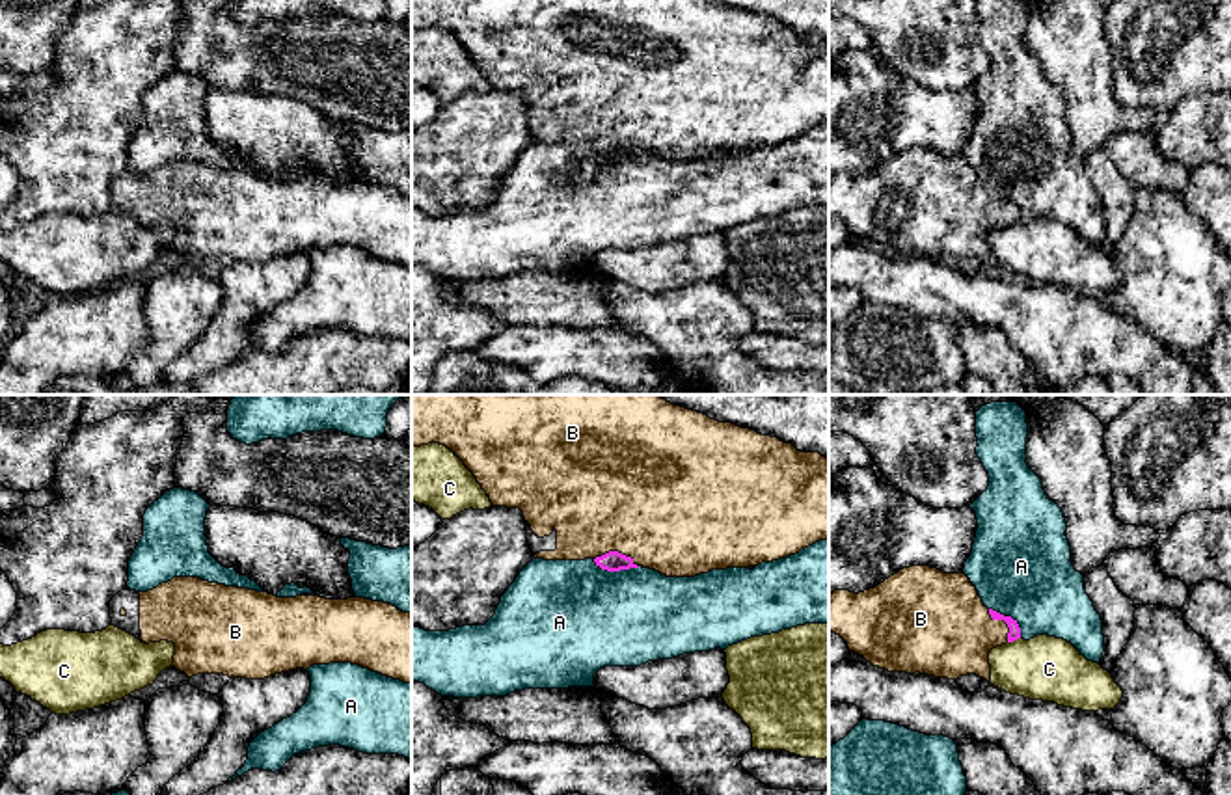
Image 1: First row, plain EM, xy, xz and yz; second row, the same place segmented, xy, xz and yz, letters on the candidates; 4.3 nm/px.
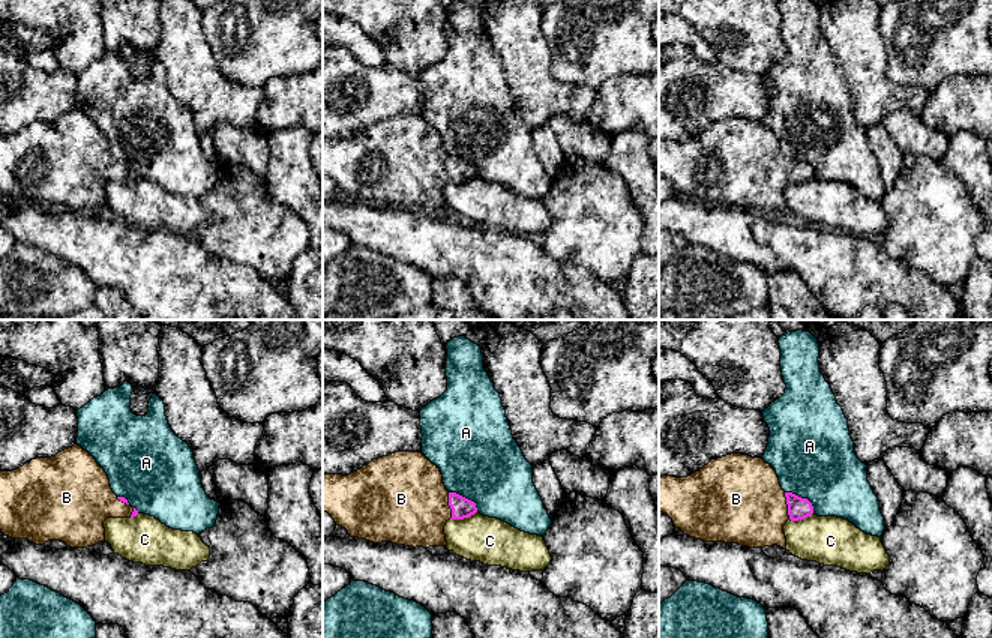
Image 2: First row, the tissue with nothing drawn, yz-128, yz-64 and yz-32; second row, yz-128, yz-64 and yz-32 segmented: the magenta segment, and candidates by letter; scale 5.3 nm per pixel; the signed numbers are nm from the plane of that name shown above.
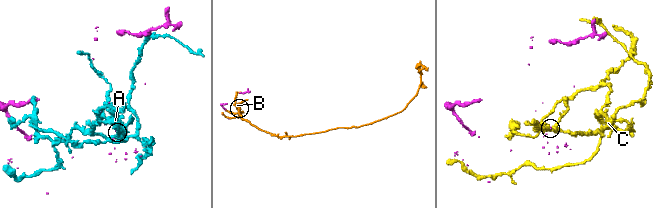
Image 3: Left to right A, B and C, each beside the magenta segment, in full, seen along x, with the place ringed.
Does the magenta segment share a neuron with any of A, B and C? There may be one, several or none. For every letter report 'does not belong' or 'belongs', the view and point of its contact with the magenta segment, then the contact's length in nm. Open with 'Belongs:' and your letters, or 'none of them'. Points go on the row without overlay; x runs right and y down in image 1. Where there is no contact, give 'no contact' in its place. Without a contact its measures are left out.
Belongs: B
A: does not belong | xz (617, 153) | 220 nm
B: belongs | xz (617, 134) | 200 nm
C: does not belong | yz (1014, 222) | 60 nm

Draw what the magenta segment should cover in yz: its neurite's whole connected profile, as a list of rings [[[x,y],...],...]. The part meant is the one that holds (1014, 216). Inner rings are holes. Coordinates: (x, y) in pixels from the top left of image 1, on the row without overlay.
[[[909,149],[864,175],[829,177],[829,214],[888,255],[991,263],[989,235],[1021,222],[1011,199],[987,192],[965,156]]]

